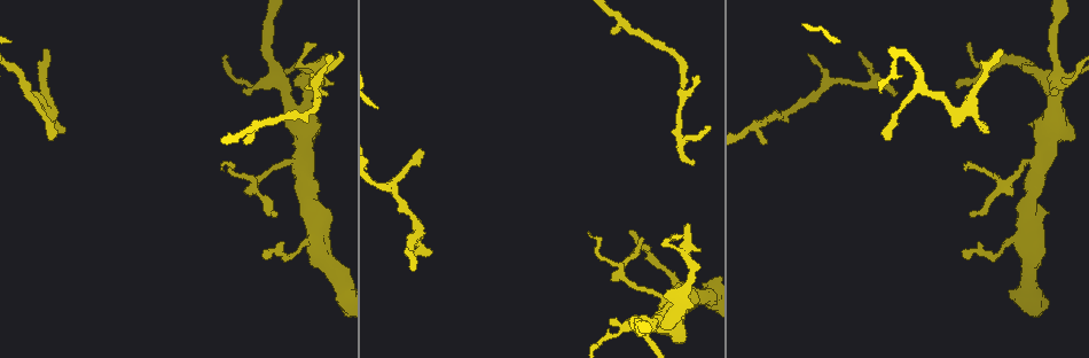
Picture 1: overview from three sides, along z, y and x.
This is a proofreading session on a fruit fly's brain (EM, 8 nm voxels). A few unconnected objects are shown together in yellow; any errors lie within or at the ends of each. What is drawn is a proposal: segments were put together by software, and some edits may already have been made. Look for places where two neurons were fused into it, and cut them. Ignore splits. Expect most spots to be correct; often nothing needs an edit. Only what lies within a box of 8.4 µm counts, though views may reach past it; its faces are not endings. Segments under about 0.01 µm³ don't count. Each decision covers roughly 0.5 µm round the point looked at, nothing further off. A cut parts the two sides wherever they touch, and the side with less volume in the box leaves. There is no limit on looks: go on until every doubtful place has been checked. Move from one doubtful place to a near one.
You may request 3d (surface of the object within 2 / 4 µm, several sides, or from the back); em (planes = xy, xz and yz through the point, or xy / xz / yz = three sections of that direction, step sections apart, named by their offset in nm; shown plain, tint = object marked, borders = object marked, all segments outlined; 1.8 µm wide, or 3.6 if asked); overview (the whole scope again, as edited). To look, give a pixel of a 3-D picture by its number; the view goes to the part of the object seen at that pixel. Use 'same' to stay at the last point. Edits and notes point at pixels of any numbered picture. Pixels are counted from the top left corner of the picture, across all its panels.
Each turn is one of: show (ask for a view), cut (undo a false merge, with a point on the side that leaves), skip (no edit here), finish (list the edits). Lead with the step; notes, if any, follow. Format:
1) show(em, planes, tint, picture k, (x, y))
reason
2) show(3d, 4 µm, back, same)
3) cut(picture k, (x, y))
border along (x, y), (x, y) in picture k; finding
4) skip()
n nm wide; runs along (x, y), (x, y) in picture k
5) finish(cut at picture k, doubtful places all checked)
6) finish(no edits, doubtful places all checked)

show(em, planes, tint, picture 1, (274, 78))
looks like a crossing

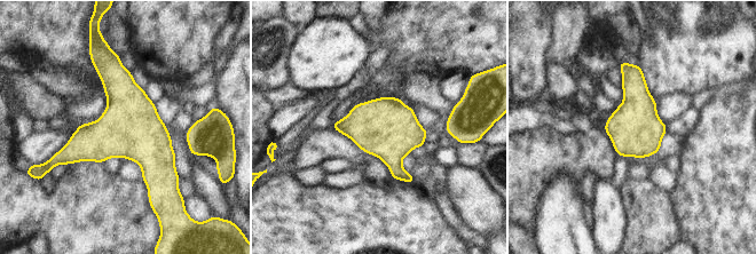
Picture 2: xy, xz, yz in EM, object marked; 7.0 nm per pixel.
skip()
380 nm wide; one neuron here

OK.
show(3d, 2 µm, picture 1, (1007, 185))
branch point

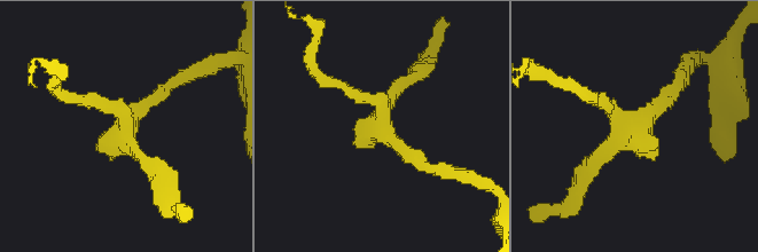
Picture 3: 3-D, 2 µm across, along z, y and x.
show(em, xz, step 8, tint, picture 3, (382, 124))
shape alone is not enough

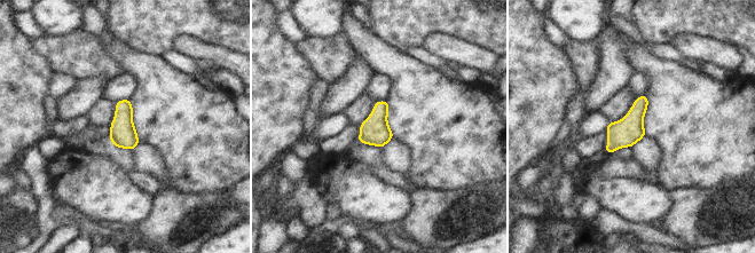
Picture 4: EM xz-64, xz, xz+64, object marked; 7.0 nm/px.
show(em, planes, tint, same)
another direction

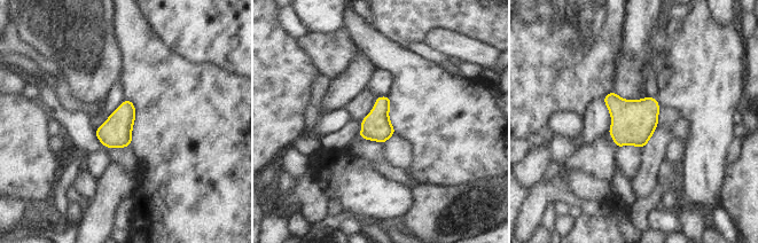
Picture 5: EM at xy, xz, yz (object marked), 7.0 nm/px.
skip()
one neuron here

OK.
show(3d, 4 µm, picture 1, (1041, 160))

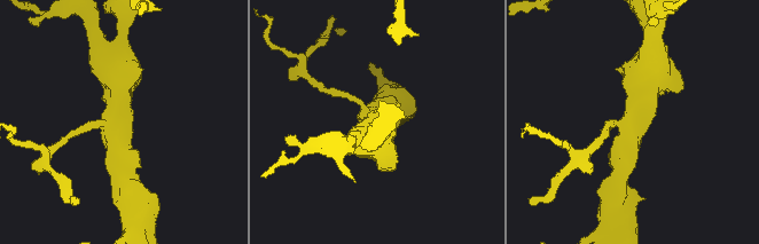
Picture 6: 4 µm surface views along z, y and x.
show(em, xy, step 8, tint, picture 6, (118, 125))
3 arms

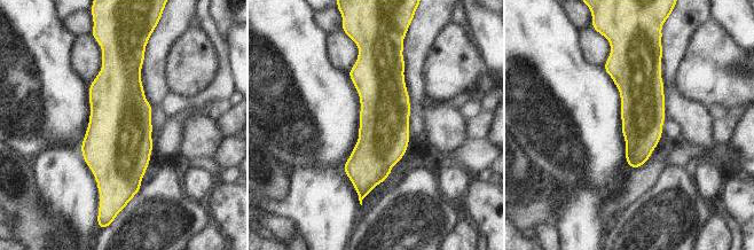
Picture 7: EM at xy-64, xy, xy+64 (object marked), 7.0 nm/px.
show(em, planes, tint, same)

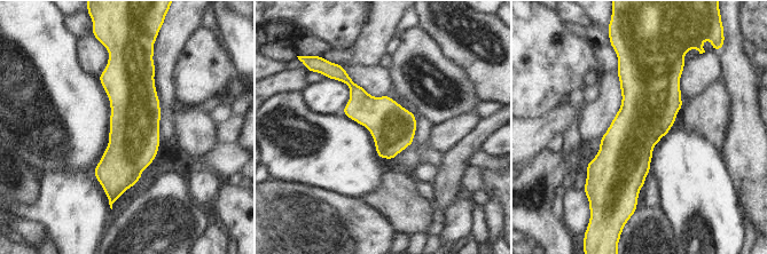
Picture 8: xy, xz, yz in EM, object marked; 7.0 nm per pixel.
skip()
runs along (120, 60), (124, 160), (114, 196) in picture 8; all the same neuron

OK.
show(em, planes, tint, picture 1, (874, 80))
abrupt turn

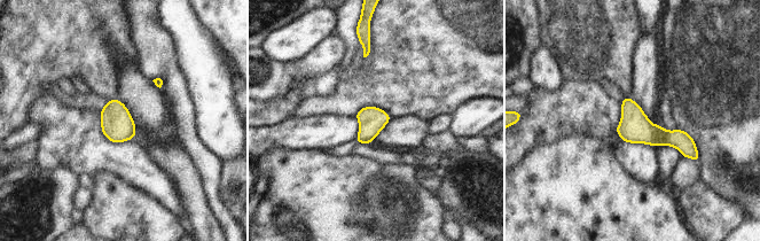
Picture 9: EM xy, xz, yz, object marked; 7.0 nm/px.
skip()
runs along (625, 101), (691, 155) in picture 9; all the same neuron

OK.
show(em, planes, plain, picture 1, (393, 189))
a fork

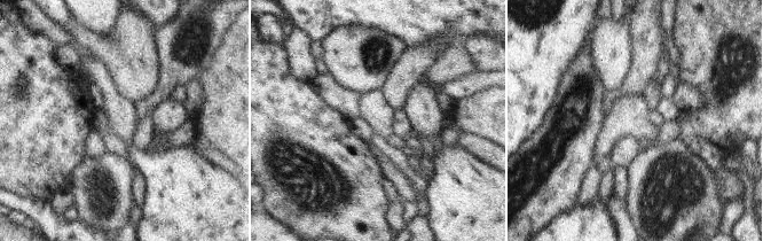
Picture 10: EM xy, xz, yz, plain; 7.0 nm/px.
show(em, planes, tint, same)

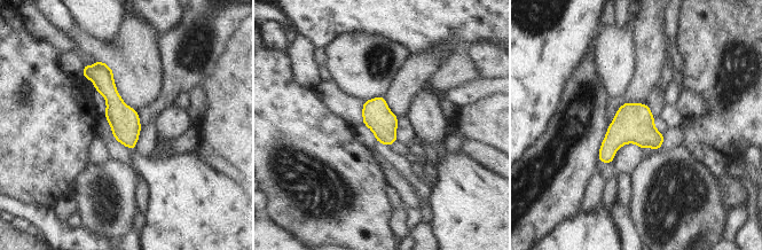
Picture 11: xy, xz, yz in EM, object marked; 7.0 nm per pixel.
skip()
runs along (86, 70), (109, 91), (132, 146) in picture 11; one neuron here

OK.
show(3d, 2 µm, picture 1, (419, 234))
sharp bend

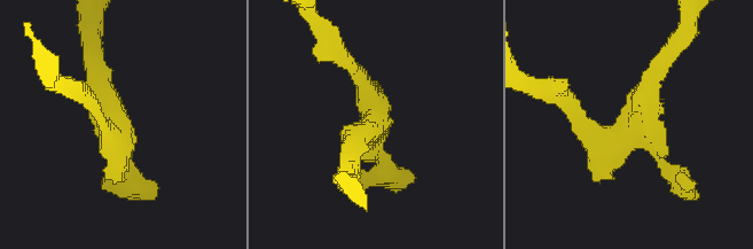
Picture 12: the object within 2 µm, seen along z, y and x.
show(em, planes, tint, picture 12, (117, 128))

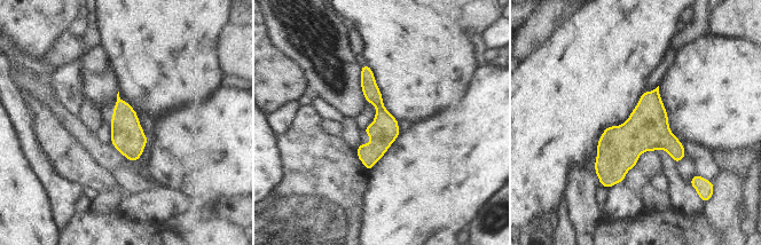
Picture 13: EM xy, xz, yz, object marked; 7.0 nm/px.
skip()
runs along (365, 68), (381, 110), (368, 166) in picture 13; continuous, no second neuron

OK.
show(em, planes, tint, picture 1, (319, 68))

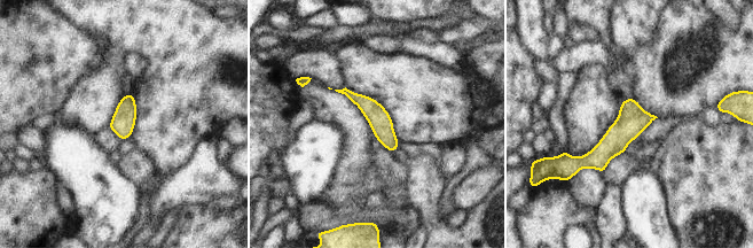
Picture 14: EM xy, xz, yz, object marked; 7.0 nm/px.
skip()
runs along (651, 117), (635, 119), (581, 164) in picture 14; continuous, no second neuron

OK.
finish(no edits, doubtful places all checked)

